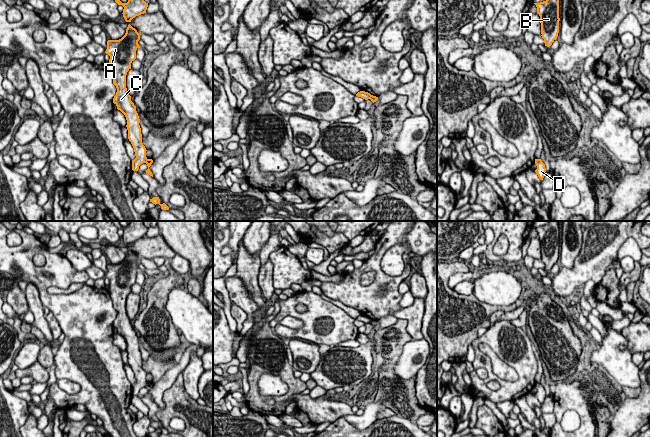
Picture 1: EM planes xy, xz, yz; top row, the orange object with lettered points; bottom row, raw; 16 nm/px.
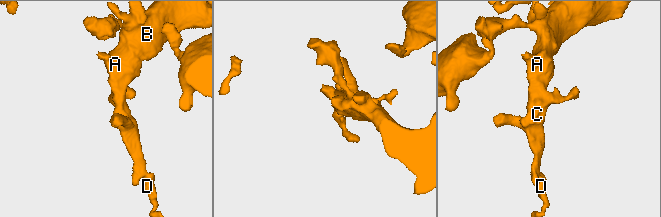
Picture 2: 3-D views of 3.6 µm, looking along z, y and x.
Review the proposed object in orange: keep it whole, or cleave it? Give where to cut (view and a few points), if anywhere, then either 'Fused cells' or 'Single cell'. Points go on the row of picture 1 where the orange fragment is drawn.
Split along xy (147, 159), (144, 162). Fused cells

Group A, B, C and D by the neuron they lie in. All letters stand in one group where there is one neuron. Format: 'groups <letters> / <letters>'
groups A B C / D

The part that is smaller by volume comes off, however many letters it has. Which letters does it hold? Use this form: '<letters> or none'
D

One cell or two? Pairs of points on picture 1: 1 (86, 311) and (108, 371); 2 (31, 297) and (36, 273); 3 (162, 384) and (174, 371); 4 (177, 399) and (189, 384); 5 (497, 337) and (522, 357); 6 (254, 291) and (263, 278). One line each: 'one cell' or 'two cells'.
1: one cell
2: two cells
3: one cell
4: two cells
5: one cell
6: two cells

